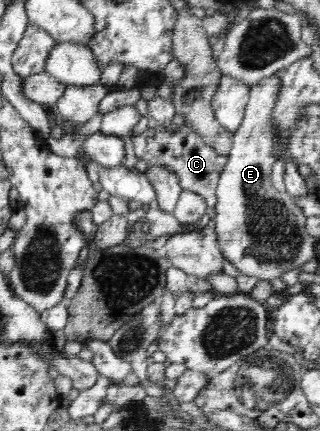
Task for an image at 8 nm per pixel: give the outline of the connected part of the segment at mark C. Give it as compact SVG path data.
M148 127L142 134L133 137L132 146L136 159L147 162L150 167L167 166L180 179L182 191L190 191L204 197L208 208L215 208L219 177L228 162L228 155L216 154L196 131L188 127L182 127L179 131L171 131L167 127Z

